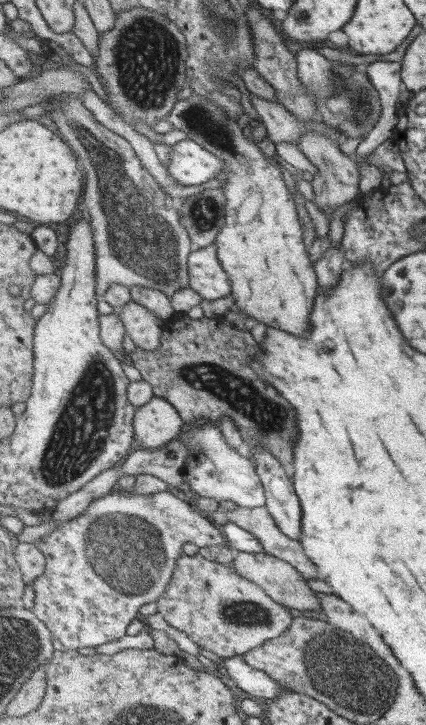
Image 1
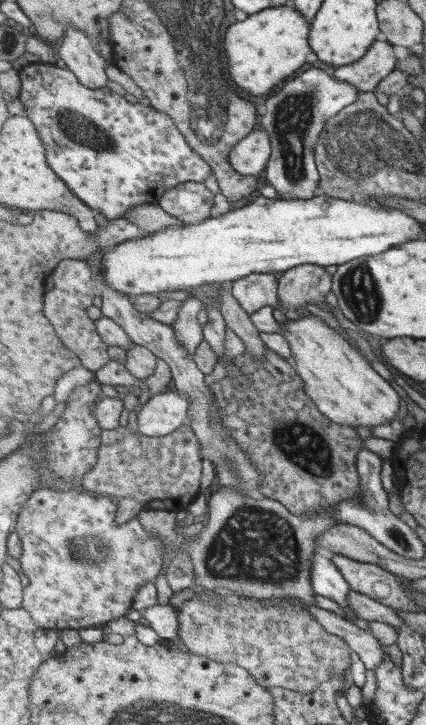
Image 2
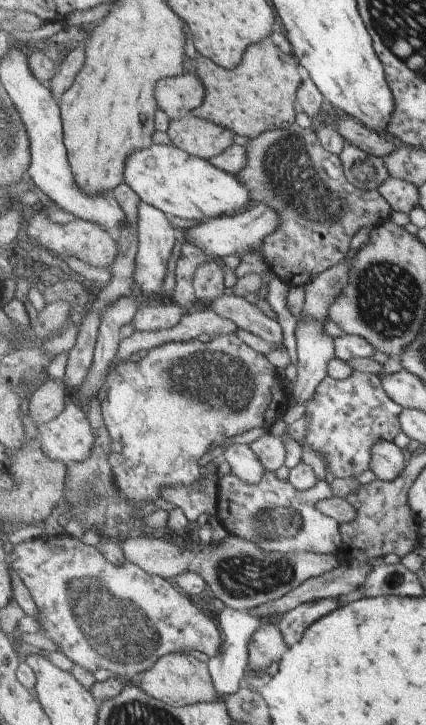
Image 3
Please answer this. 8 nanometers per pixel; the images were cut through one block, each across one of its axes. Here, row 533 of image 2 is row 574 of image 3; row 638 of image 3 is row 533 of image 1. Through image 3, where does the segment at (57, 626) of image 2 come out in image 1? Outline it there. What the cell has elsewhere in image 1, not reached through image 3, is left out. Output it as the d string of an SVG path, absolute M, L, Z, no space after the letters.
M131 492L109 494L93 502L89 509L59 525L53 532L37 541L48 560L45 572L33 584L35 589L33 613L47 625L65 649L103 646L128 634L128 626L141 616L139 610L147 602L156 602L172 581L183 546L190 543L199 548L225 547L228 540L209 521L208 515L196 512L183 500L183 495L161 492L137 495Z

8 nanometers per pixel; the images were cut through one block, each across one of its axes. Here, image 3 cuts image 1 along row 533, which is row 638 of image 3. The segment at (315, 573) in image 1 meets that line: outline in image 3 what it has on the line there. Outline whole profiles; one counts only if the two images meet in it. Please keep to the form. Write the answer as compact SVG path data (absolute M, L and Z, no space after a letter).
M277 623L262 625L253 634L251 643L248 645L250 674L254 676L255 671L263 670L271 662L279 663L288 648Z

